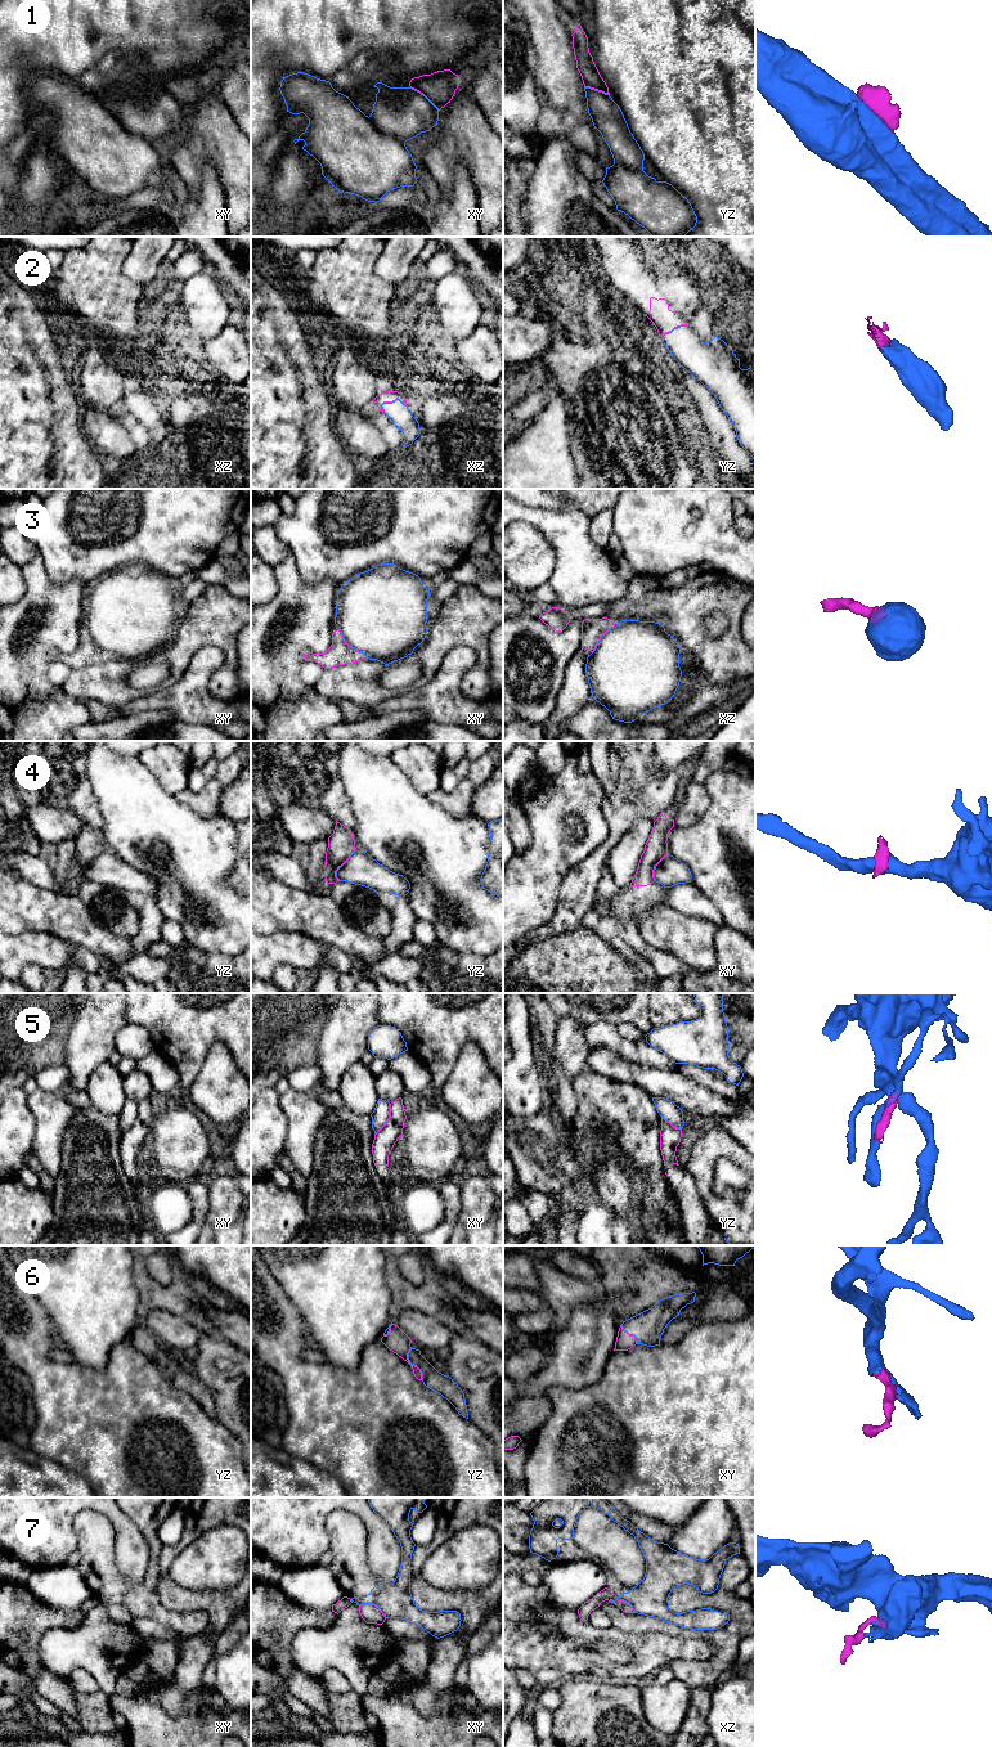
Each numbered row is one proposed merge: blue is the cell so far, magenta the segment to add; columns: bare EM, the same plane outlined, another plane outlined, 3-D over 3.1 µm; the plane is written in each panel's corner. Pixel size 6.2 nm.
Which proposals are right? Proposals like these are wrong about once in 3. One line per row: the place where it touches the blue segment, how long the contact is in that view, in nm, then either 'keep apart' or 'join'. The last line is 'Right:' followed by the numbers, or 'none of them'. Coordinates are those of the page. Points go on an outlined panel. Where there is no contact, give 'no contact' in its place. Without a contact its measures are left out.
1: meets blue in xy at (423, 95); contact 240 nm long; keep apart
2: meets blue in xz at (393, 402); contact 170 nm long; join
3: meets blue in xy at (351, 646); contact 260 nm long; join
4: meets blue in yz at (342, 865); contact 220 nm long; keep apart
5: meets blue in xy at (387, 1118); contact 220 nm long; keep apart
6: meets blue in yz at (412, 1364); contact 220 nm long; join
7: meets blue in xy at (373, 1603); contact 190 nm long; keep apart
Right: 2, 3, 6

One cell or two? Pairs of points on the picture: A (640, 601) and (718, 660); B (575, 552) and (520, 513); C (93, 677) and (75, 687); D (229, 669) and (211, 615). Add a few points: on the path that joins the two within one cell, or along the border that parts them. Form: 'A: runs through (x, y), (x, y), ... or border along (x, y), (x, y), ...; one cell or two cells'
A: runs through (659, 601), (699, 641); one cell
B: runs through (561, 538), (539, 516), (534, 515); one cell
C: runs through (89, 681), (79, 685); one cell
D: runs through (229, 656), (229, 647), (219, 628); one cell

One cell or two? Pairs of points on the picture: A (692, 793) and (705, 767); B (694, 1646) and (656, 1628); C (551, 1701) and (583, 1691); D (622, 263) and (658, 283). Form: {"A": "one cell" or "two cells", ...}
{"A": "two cells", "B": "two cells", "C": "two cells", "D": "one cell"}

